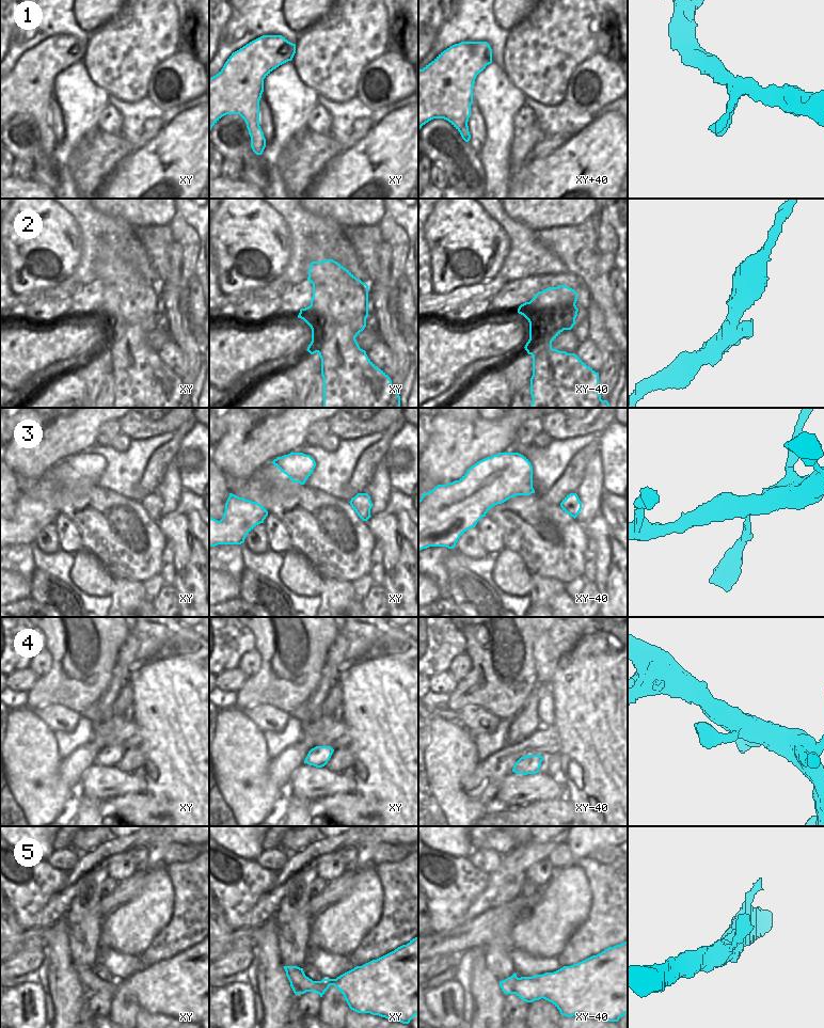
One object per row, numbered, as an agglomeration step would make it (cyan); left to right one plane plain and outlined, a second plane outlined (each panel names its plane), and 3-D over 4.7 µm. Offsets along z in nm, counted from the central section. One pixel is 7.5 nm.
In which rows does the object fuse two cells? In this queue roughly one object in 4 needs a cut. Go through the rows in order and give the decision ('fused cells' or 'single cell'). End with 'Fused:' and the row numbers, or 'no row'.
1: single cell
2: single cell
3: single cell
4: single cell
5: single cell
Fused: no row

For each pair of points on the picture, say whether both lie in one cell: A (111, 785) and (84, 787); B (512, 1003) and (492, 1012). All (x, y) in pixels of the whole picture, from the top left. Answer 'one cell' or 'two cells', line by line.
A: one cell
B: two cells

